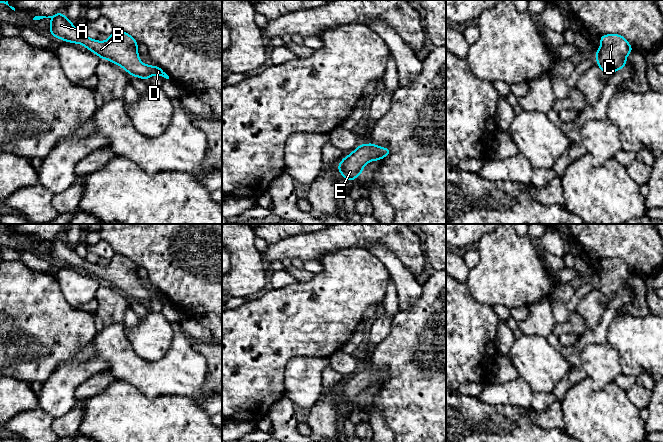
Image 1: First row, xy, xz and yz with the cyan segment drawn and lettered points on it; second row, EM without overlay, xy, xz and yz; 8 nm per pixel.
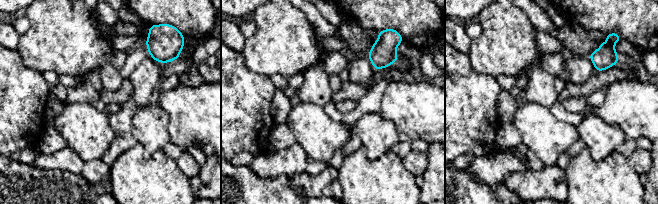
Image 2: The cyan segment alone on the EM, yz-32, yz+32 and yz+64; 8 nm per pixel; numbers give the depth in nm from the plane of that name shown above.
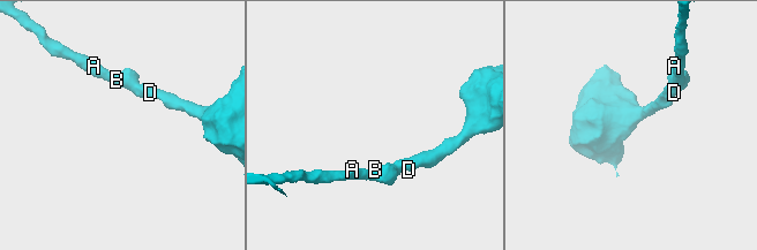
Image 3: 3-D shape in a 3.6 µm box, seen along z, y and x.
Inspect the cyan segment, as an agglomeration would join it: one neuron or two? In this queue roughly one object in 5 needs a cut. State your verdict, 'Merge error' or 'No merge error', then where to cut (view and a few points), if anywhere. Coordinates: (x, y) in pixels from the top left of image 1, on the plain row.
No merge error. No split

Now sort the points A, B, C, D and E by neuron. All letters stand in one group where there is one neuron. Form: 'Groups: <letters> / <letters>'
Groups: A B C D E

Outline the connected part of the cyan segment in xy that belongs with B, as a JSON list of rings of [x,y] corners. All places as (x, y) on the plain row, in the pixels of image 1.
[[[57,237],[52,240],[35,240],[33,244],[51,242],[52,246],[48,255],[52,261],[68,265],[70,267],[80,267],[88,274],[97,278],[101,283],[107,283],[124,292],[130,300],[136,300],[148,304],[152,299],[159,299],[166,303],[169,300],[157,289],[149,290],[139,285],[137,275],[138,266],[122,254],[115,253],[105,266],[93,264],[85,258],[79,256],[64,237]]]

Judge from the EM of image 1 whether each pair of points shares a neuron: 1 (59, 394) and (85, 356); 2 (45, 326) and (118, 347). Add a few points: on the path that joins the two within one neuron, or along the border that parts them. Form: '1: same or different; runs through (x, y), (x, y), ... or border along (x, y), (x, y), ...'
1: same; runs through (61, 385), (81, 365)
2: different; border along (97, 333), (90, 341)

